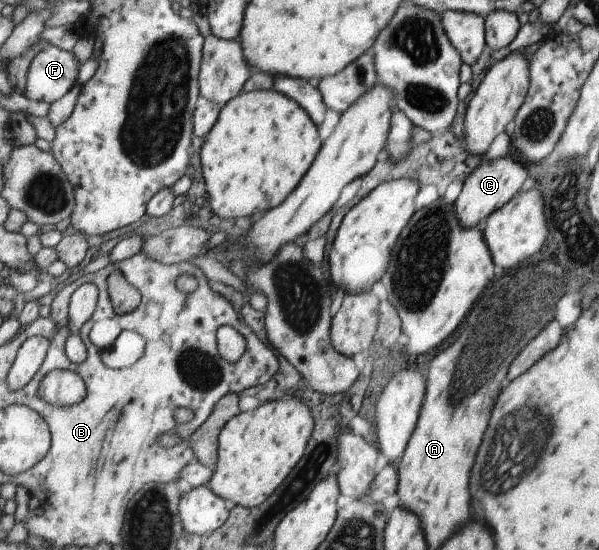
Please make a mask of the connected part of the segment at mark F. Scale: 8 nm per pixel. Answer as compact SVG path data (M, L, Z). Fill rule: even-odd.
M46 46L31 61L23 94L37 102L60 101L79 82L81 65L72 51Z

